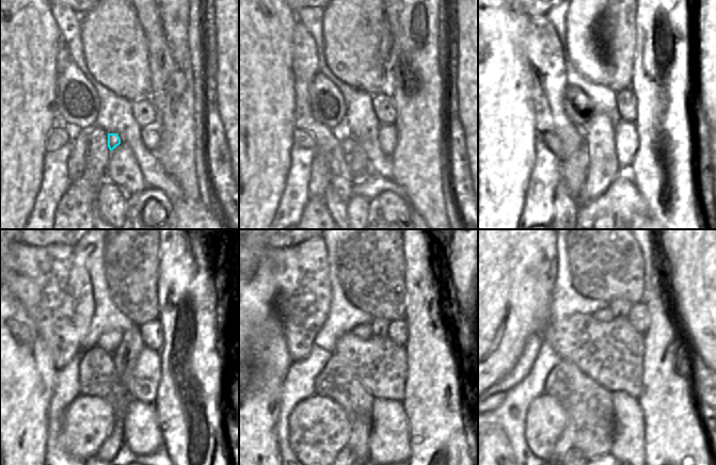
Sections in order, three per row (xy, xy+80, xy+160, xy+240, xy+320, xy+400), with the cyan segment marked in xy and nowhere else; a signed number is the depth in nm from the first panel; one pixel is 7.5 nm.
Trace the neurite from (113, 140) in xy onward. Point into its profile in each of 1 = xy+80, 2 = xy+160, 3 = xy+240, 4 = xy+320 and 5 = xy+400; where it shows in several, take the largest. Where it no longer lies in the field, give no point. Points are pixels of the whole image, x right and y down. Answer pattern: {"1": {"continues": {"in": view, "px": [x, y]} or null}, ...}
{"1": {"continues": {"in": "xy+80", "px": [348, 142]}}, "2": {"continues": {"in": "xy+160", "px": [573, 171]}}, "3": {"continues": {"in": "xy+240", "px": [89, 420]}}, "4": {"continues": {"in": "xy+320", "px": [319, 429]}}, "5": {"continues": {"in": "xy+400", "px": [550, 433]}}}

